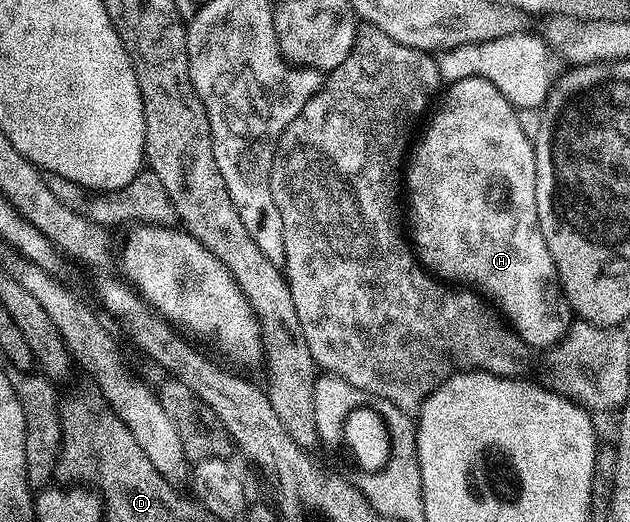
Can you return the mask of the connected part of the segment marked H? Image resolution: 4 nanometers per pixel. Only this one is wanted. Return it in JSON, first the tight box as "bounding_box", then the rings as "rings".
{"bounding_box":[406,76,574,349],"rings":[[[477,76],[454,80],[443,89],[443,96],[444,101],[435,105],[432,121],[425,126],[420,141],[418,136],[406,160],[410,243],[421,265],[435,279],[475,290],[495,305],[529,349],[550,349],[566,335],[574,313],[560,289],[558,270],[538,222],[535,143],[526,138],[518,123],[517,108],[494,82]]]}

